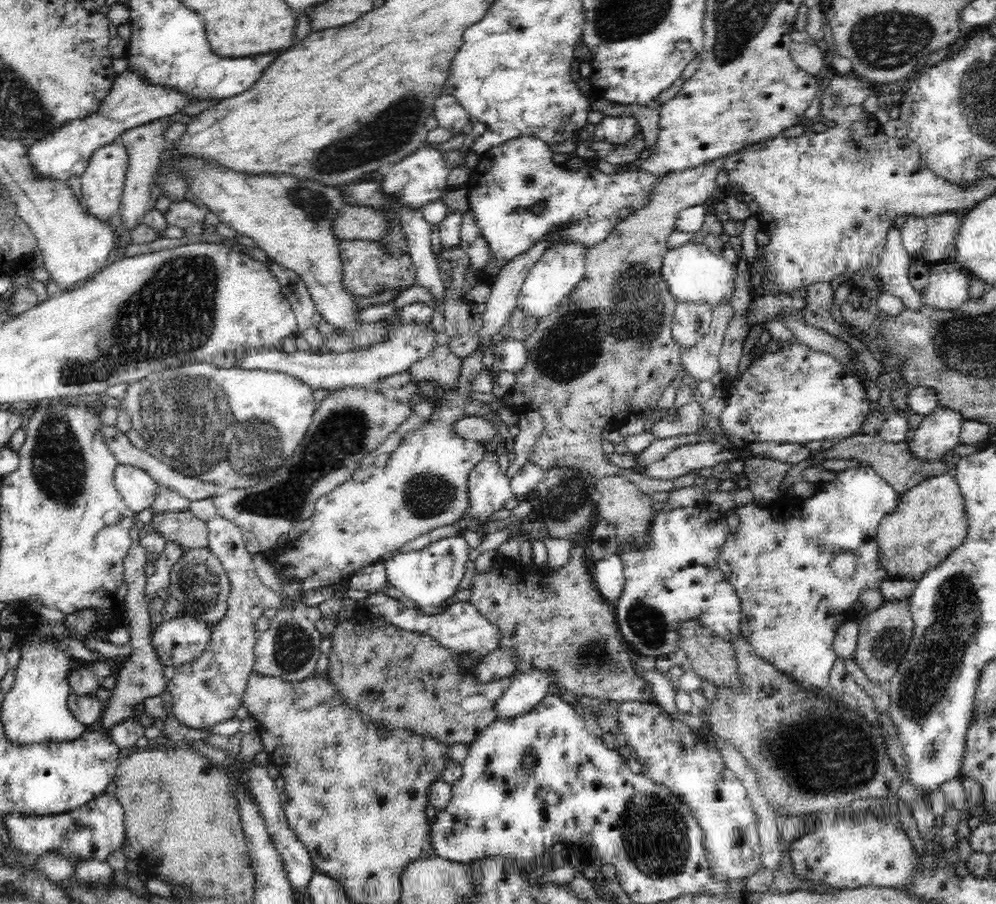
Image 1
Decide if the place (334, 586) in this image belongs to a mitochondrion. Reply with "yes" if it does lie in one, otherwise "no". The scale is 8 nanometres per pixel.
no

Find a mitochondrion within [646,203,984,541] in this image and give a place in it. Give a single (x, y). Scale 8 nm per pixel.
(950, 334)

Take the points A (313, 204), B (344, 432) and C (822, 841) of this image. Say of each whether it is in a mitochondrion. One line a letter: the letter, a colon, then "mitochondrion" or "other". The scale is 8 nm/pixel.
A: mitochondrion
B: mitochondrion
C: other

